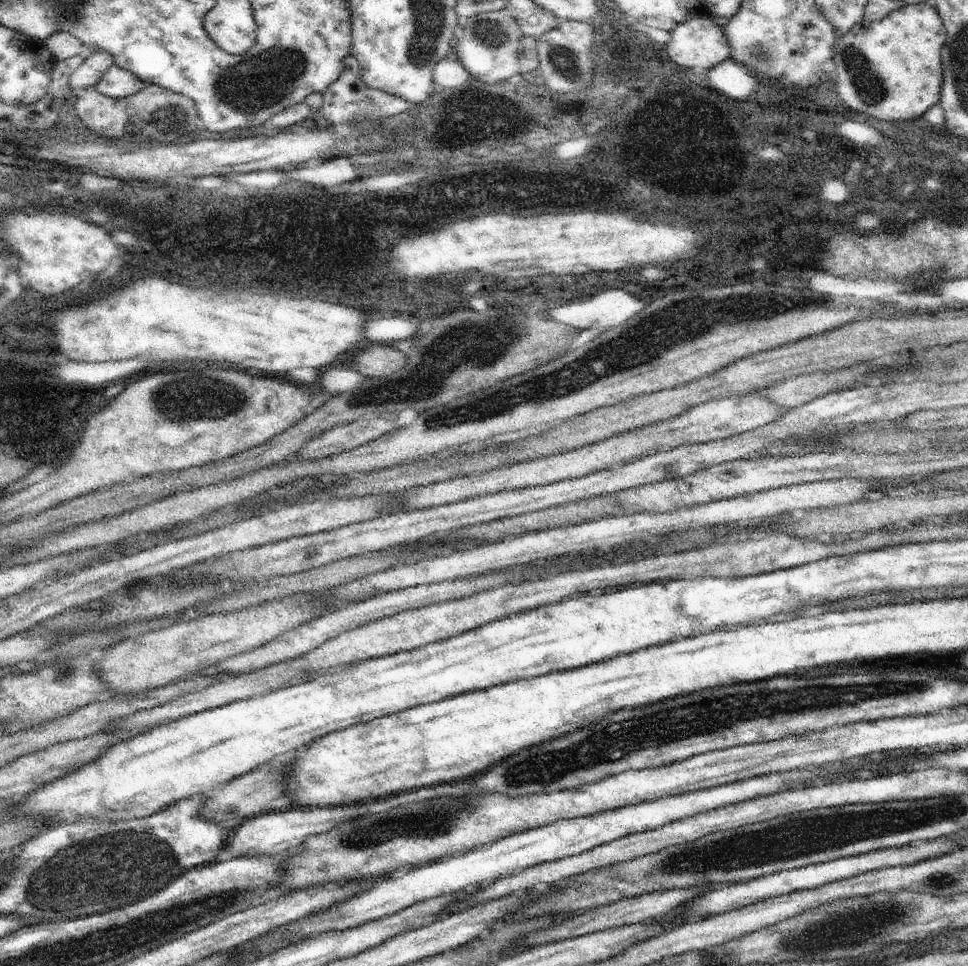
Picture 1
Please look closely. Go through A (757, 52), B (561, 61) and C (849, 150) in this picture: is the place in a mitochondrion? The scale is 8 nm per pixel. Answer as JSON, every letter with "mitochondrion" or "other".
{"A":"mitochondrion","B":"mitochondrion","C":"other"}

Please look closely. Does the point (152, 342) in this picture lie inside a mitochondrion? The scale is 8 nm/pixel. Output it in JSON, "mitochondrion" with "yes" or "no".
{"mitochondrion":"no"}

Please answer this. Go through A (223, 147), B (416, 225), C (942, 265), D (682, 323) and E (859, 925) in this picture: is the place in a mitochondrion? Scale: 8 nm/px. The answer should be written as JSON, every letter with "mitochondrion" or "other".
{"A":"other","B":"other","C":"mitochondrion","D":"mitochondrion","E":"mitochondrion"}

